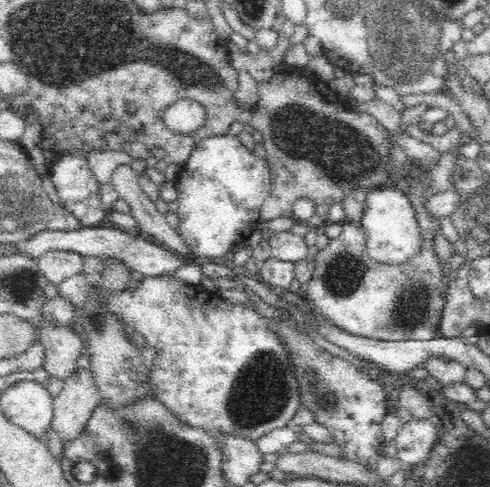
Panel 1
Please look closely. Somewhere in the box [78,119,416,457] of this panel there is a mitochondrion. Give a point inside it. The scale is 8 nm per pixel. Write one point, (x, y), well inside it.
(264, 391)

